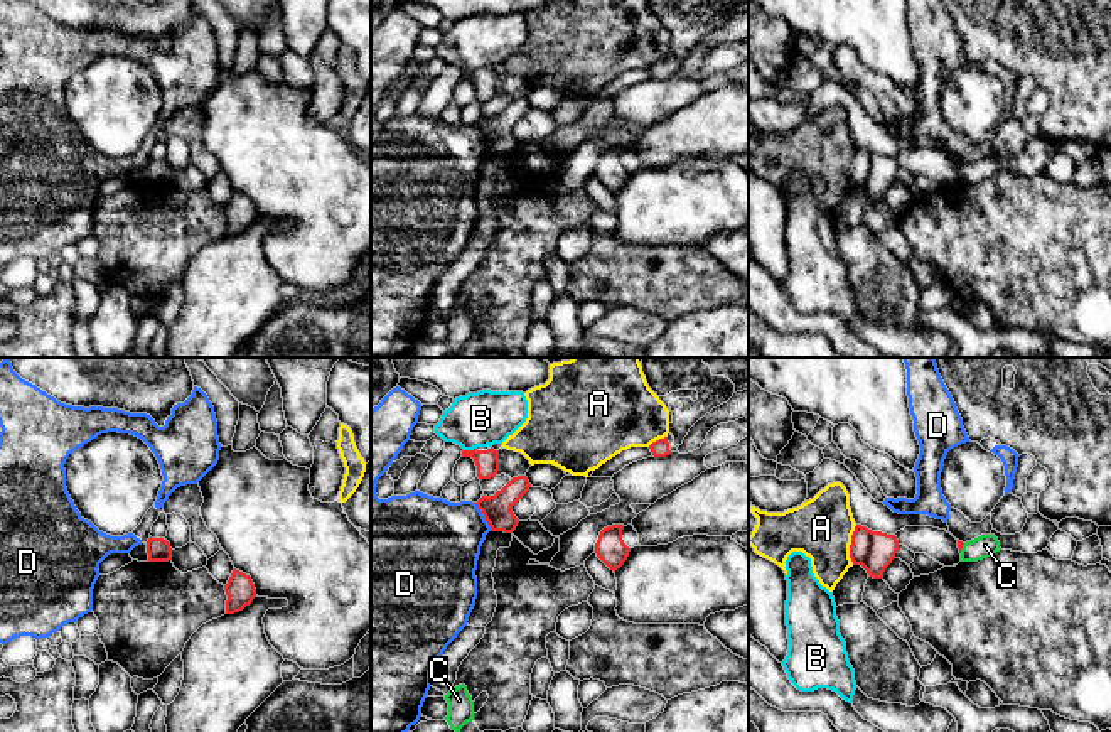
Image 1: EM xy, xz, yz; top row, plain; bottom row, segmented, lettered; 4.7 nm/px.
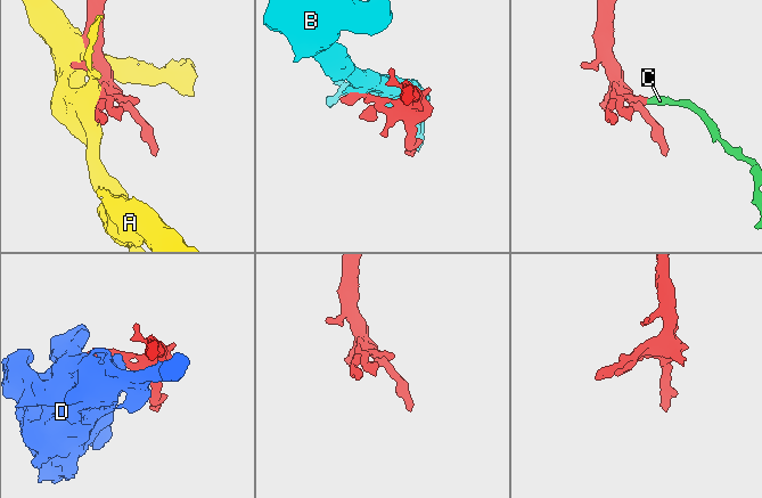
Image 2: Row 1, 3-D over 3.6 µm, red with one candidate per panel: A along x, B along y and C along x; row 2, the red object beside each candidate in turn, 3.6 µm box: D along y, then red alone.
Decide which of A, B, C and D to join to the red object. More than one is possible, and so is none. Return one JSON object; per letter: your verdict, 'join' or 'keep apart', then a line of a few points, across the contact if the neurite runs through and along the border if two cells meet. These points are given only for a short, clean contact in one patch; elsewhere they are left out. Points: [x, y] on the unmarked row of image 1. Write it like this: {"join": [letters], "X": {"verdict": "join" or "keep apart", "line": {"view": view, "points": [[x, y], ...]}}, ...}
{"join": ["C"], "A": {"verdict": "keep apart"}, "B": {"verdict": "keep apart", "line": {"view": "xz", "points": [[476, 69], [464, 73]]}}, "C": {"verdict": "join", "line": {"view": "yz", "points": [[960, 166], [961, 171], [980, 171], [985, 167]]}}, "D": {"verdict": "keep apart", "line": {"view": "xz", "points": [[474, 125], [491, 152]]}}}

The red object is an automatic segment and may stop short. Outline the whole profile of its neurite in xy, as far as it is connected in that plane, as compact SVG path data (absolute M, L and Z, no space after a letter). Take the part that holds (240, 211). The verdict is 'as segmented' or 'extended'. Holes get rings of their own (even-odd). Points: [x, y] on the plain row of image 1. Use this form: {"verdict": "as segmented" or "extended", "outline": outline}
{"verdict": "as segmented", "outline": "M236 191L233 192L228 206L224 207L224 213L228 218L226 236L243 233L256 219L256 211L251 199Z"}

